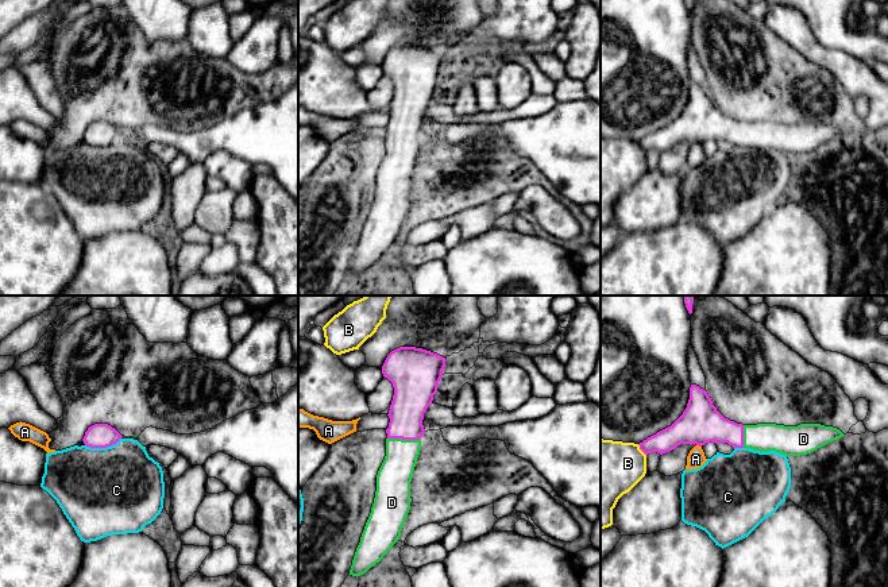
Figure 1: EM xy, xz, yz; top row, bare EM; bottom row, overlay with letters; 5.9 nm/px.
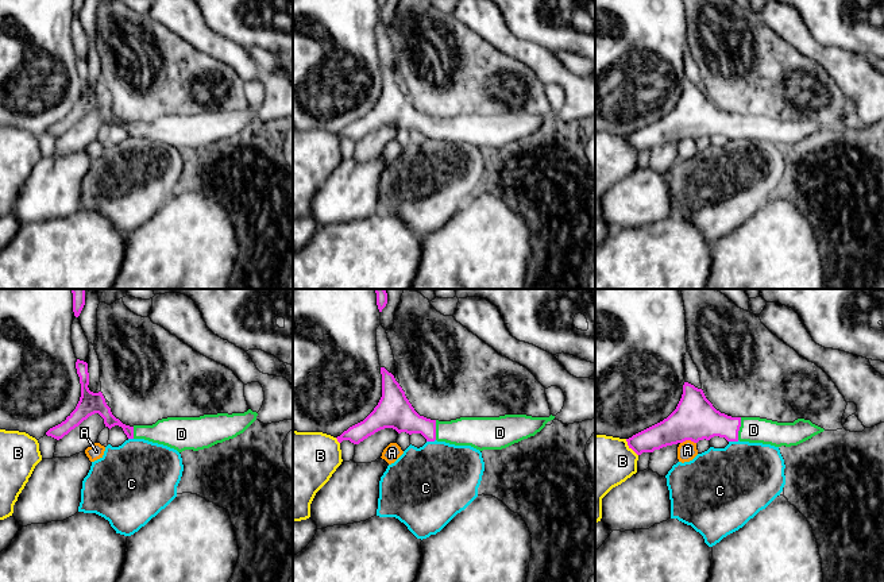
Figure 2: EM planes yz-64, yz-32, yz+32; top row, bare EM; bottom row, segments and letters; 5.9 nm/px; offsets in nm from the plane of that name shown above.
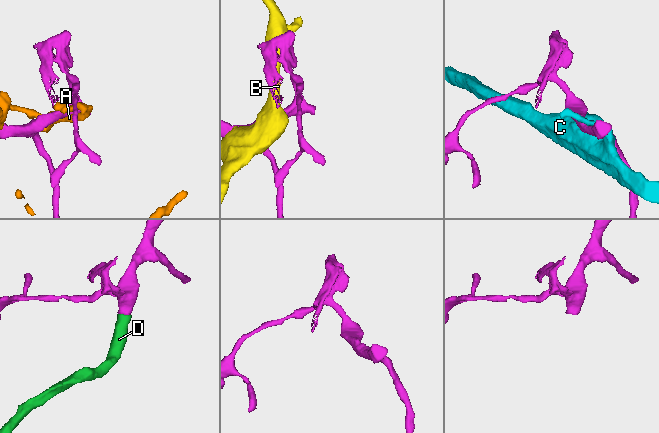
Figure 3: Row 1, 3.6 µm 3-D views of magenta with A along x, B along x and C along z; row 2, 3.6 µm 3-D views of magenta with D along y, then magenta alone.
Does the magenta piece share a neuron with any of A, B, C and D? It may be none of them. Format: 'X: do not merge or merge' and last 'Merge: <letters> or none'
A: do not merge
B: do not merge
C: do not merge
D: merge
Merge: D

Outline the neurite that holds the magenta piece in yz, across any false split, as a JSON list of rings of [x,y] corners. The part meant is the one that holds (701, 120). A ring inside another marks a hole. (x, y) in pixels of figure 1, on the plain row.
[[[696,82],[690,85],[690,97],[683,112],[668,125],[640,140],[648,152],[660,152],[680,142],[727,140],[733,146],[750,146],[760,150],[775,148],[785,154],[807,152],[843,135],[833,124],[800,121],[784,124],[776,121],[742,123],[725,116],[713,103],[707,89]]]

